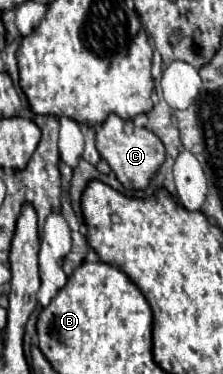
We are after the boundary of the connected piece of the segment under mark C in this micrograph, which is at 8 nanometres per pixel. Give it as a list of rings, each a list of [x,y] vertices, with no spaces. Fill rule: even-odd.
[[[109,115],[101,127],[97,127],[97,151],[109,163],[117,179],[127,189],[145,189],[165,159],[165,147],[161,139],[145,127],[135,127],[133,121],[125,121],[119,115]]]

